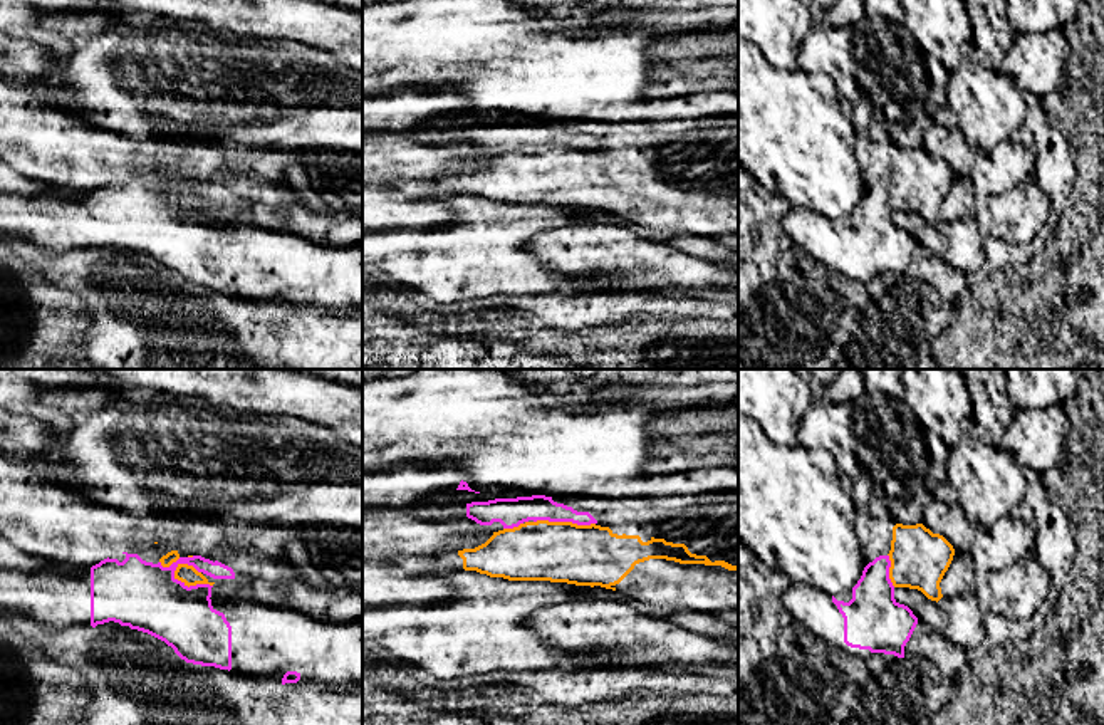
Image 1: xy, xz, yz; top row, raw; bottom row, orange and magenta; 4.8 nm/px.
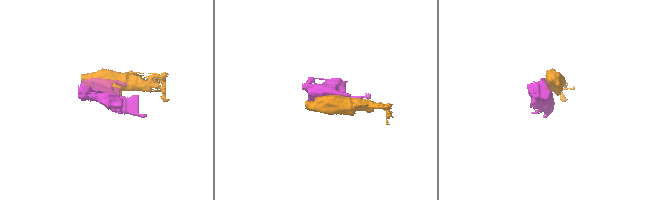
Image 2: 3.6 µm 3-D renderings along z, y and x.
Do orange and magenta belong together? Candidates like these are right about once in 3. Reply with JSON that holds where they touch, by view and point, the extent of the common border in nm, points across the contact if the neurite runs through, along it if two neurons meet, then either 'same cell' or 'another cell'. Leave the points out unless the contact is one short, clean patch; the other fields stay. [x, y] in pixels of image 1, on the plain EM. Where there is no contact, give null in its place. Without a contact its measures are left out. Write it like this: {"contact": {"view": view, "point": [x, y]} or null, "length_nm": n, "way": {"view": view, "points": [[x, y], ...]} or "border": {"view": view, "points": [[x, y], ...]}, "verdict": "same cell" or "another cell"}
{"contact": {"view": "xy", "point": [178, 203]}, "length_nm": 280, "border": {"view": "xy", "points": [[160, 185], [175, 187], [175, 200], [188, 210], [212, 210]]}, "verdict": "another cell"}

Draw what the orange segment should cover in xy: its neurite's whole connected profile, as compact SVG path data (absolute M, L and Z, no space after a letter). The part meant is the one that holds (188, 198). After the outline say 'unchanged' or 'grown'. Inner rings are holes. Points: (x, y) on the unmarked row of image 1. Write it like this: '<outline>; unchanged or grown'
M178 188L174 195L174 203L181 205L188 211L196 208L215 208L210 206L201 196L198 196L193 190L188 188Z; unchanged

